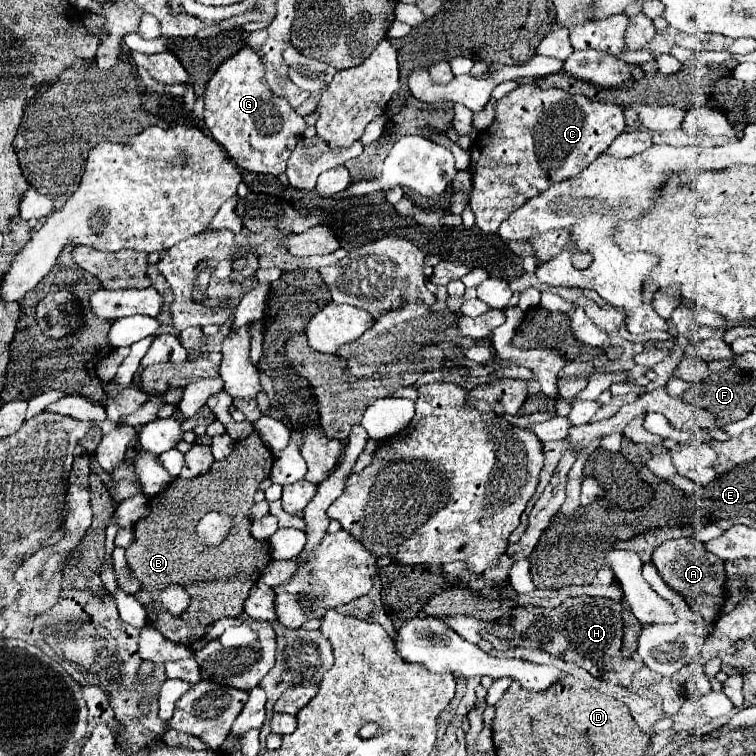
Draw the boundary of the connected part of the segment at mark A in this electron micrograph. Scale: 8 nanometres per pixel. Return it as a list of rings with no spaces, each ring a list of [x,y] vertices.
[[[678,538],[668,540],[662,546],[658,546],[652,554],[652,564],[658,568],[658,574],[662,580],[676,592],[680,592],[690,608],[700,612],[706,620],[716,620],[722,614],[722,602],[728,598],[726,594],[726,570],[724,560],[710,554],[698,538]]]

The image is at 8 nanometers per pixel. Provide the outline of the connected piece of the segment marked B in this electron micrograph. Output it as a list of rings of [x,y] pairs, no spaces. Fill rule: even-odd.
[[[236,442],[232,454],[220,462],[214,462],[212,468],[202,476],[196,478],[176,478],[172,480],[164,492],[156,494],[150,498],[148,508],[150,514],[142,520],[138,520],[134,524],[136,530],[136,540],[134,544],[126,550],[126,560],[128,566],[132,568],[132,576],[140,582],[140,592],[136,592],[136,600],[142,602],[144,608],[152,608],[152,612],[156,614],[156,620],[152,622],[168,640],[176,642],[176,644],[184,644],[190,646],[196,640],[200,640],[204,636],[206,626],[210,626],[212,622],[226,618],[226,616],[238,616],[244,610],[244,600],[248,598],[250,588],[260,580],[262,570],[266,568],[266,564],[270,562],[270,544],[252,538],[250,534],[250,506],[254,504],[254,494],[258,490],[258,484],[270,476],[270,468],[272,468],[272,454],[270,450],[264,446],[264,442]],[[206,512],[224,512],[232,518],[232,528],[228,532],[228,536],[224,538],[222,544],[216,546],[206,546],[200,542],[200,538],[196,536],[196,524],[198,520],[206,514]],[[168,586],[182,586],[192,602],[188,604],[188,608],[180,614],[180,616],[172,616],[166,612],[166,608],[160,604],[160,592]]]

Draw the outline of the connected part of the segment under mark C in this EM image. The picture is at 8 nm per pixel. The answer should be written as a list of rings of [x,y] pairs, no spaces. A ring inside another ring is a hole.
[[[532,82],[516,86],[502,100],[496,102],[494,122],[478,132],[470,150],[470,172],[472,172],[472,198],[470,208],[476,216],[476,226],[486,234],[496,234],[500,224],[508,220],[508,216],[518,210],[524,202],[548,190],[552,184],[564,182],[572,176],[578,176],[586,166],[590,166],[610,144],[612,140],[624,132],[626,122],[622,108],[616,104],[590,102],[584,96],[574,96],[564,90],[542,90]]]

